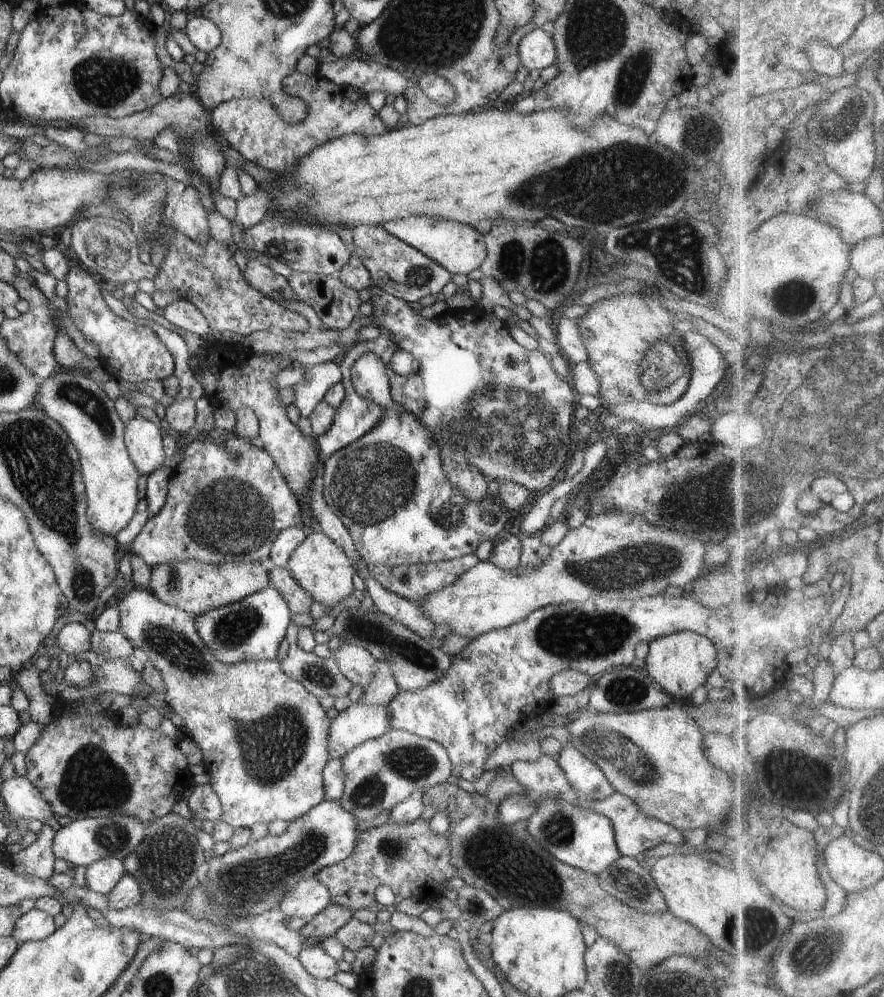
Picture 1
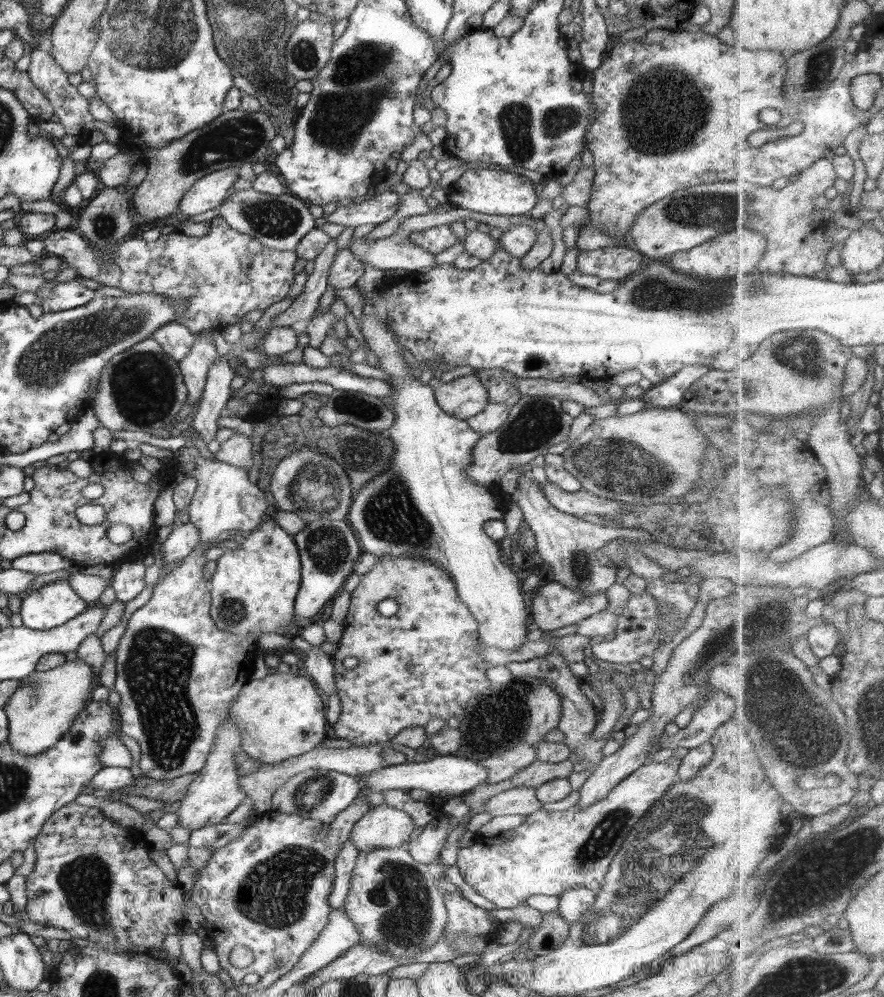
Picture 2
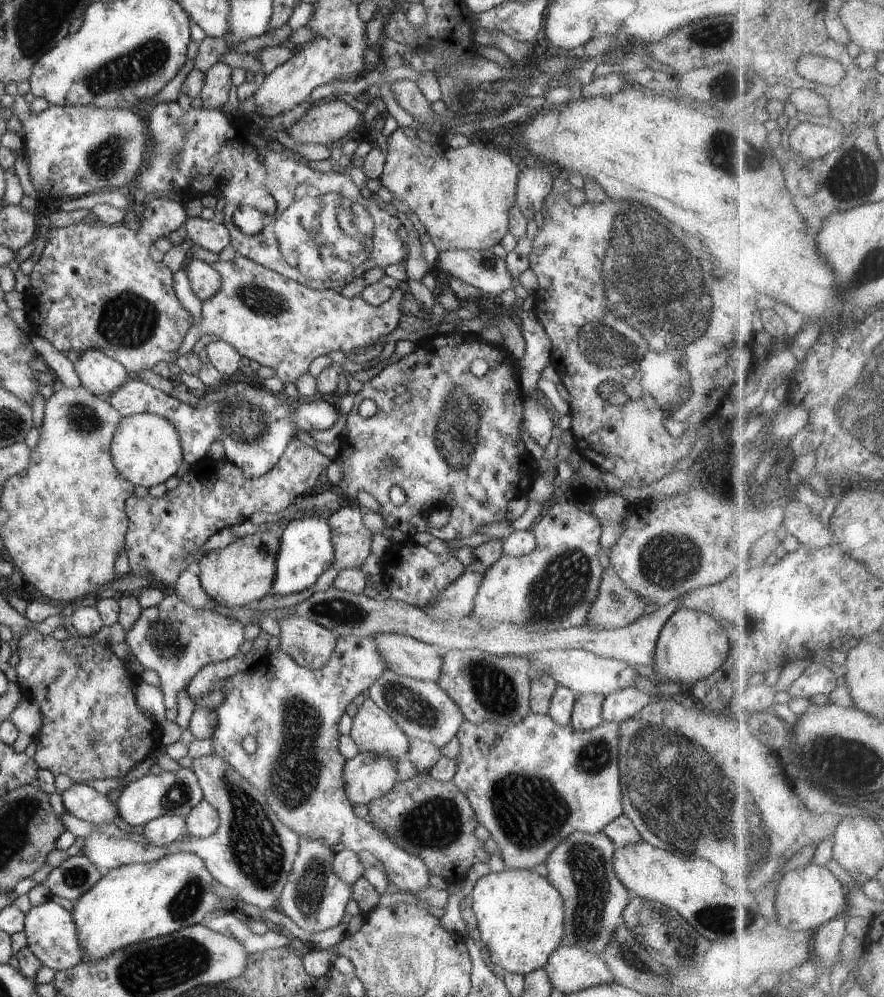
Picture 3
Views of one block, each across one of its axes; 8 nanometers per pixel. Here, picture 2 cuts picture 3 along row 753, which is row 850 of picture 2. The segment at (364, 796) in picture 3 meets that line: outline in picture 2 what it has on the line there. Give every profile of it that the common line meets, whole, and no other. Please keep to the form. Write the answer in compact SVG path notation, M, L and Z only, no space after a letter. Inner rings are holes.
M383 803L360 817L350 833L350 841L354 841L358 852L398 848L404 846L416 829L408 813Z

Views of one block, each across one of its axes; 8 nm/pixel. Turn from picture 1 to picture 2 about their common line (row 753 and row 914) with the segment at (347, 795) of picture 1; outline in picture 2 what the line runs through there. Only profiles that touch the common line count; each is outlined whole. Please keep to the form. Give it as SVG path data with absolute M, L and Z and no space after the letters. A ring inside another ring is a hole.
M405 846L360 851L352 871L350 892L343 908L360 931L360 943L374 945L380 951L392 953L394 956L412 957L414 953L424 951L424 948L430 947L440 939L448 923L443 891L437 887L436 878L428 871L428 865L416 862L412 858Z

